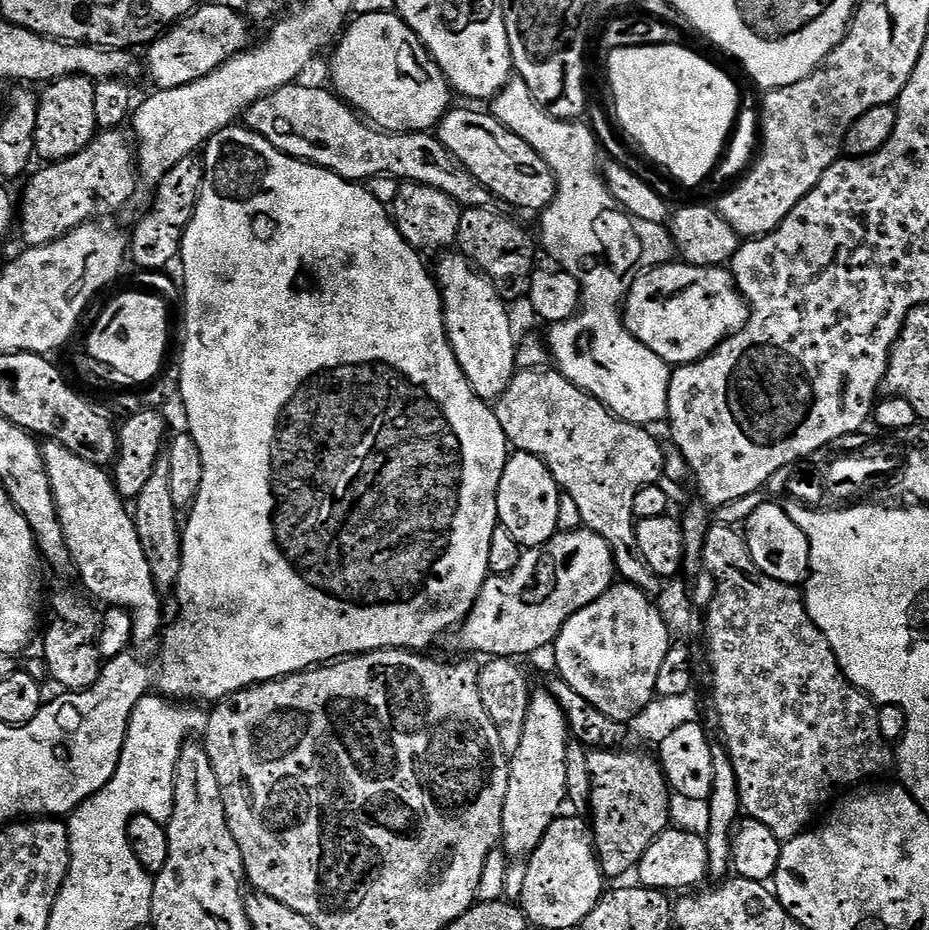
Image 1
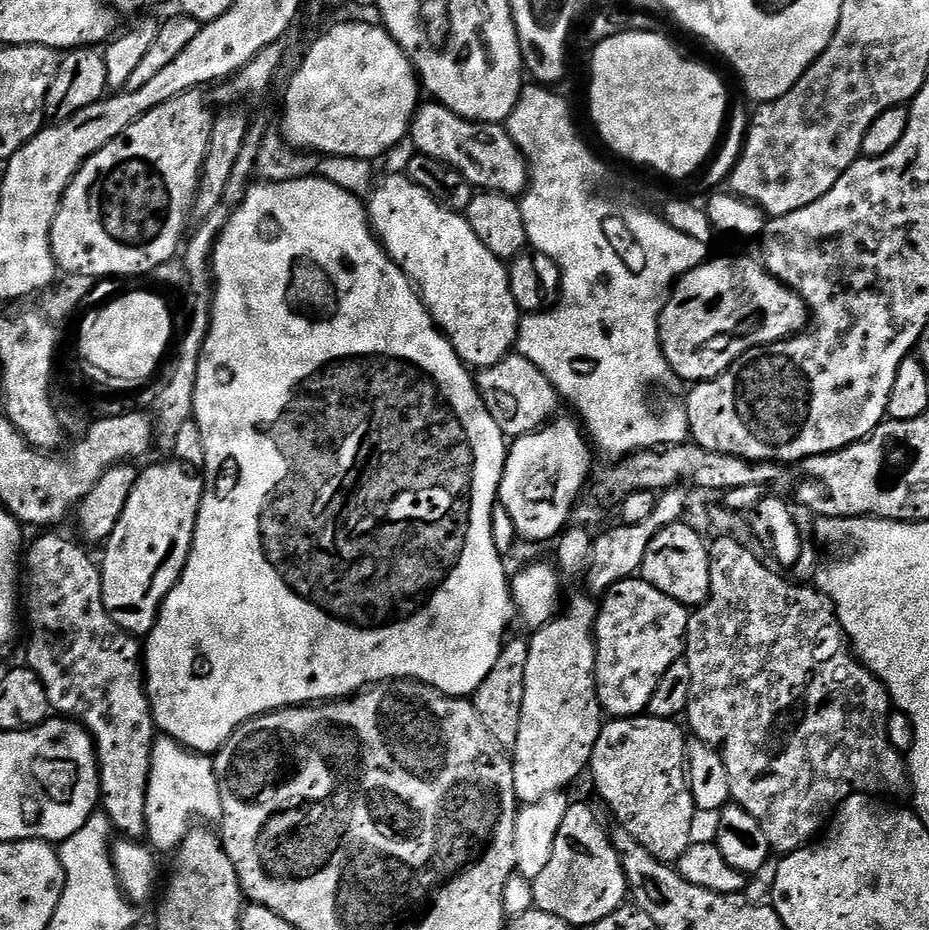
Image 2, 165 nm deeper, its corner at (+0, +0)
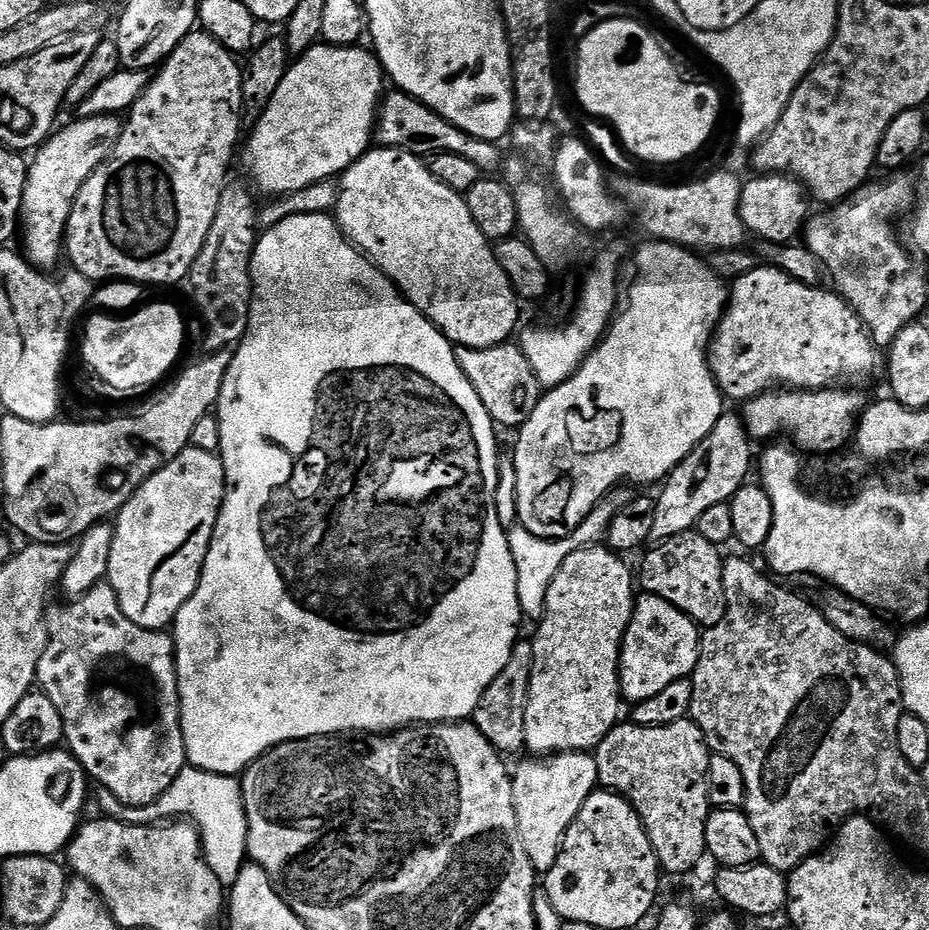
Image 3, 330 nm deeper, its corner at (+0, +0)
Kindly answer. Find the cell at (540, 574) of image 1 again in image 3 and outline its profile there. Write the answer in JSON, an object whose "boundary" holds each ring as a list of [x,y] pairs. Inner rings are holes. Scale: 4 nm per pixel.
{"boundary":[[[732,410],[725,411],[724,415],[718,418],[714,430],[710,430],[710,434],[706,434],[704,441],[668,475],[666,483],[659,489],[659,491],[661,490],[660,496],[655,497],[656,513],[654,514],[652,540],[656,542],[669,540],[672,536],[693,531],[698,518],[702,518],[702,514],[705,510],[710,510],[710,506],[729,503],[734,493],[749,479],[748,471],[751,468],[753,471],[754,452],[752,456],[752,447],[754,444],[744,426],[743,419],[737,413],[735,416]]]}

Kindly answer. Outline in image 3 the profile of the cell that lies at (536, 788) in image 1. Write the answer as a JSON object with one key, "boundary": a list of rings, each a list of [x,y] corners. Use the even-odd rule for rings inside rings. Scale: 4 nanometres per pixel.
{"boundary":[[[589,546],[574,550],[574,554],[570,554],[570,558],[566,558],[566,562],[562,562],[562,566],[558,570],[558,574],[554,574],[554,578],[550,582],[550,590],[546,594],[544,614],[538,624],[540,629],[536,632],[537,640],[533,639],[531,641],[532,649],[534,650],[534,670],[530,678],[530,694],[526,702],[526,742],[524,746],[529,753],[535,754],[540,758],[555,756],[557,752],[591,753],[604,741],[606,734],[610,734],[610,730],[621,723],[622,720],[622,716],[620,716],[620,704],[622,705],[622,697],[620,695],[620,644],[624,640],[628,623],[632,617],[634,572],[633,569],[631,572],[620,561],[623,559],[613,552],[611,548],[607,546],[596,547],[600,546]]]}

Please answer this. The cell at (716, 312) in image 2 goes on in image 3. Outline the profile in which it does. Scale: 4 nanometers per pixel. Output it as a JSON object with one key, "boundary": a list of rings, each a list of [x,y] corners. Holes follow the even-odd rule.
{"boundary":[[[753,266],[745,276],[740,276],[736,280],[731,281],[728,303],[713,335],[708,353],[708,363],[712,370],[712,377],[716,380],[716,385],[720,387],[721,393],[727,399],[729,401],[740,400],[739,402],[747,402],[753,396],[759,396],[761,392],[769,391],[773,386],[787,386],[792,390],[815,390],[817,388],[833,387],[839,381],[836,380],[839,376],[860,376],[863,372],[874,371],[876,368],[876,355],[878,355],[878,349],[873,344],[872,337],[862,317],[852,309],[848,301],[843,300],[835,291],[829,290],[824,286],[811,288],[771,266]]]}

